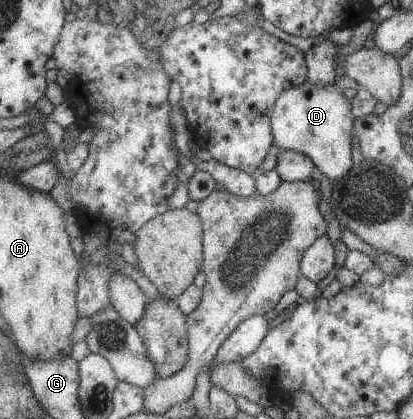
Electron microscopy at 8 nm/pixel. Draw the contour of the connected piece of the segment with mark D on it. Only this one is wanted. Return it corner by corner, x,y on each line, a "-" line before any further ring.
305,81
284,90
276,98
269,124
272,140
280,150
295,151
310,158
313,166
328,178
330,186
334,186
348,174
348,168
353,166
350,156
351,140
354,140
353,120
350,102
344,98
340,89
333,84
322,88

